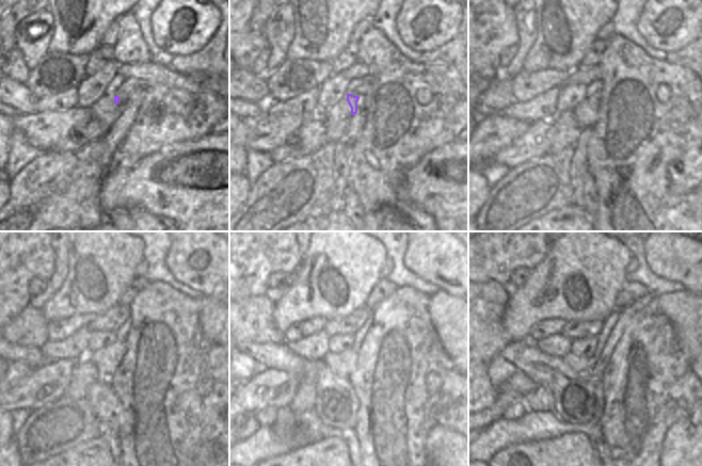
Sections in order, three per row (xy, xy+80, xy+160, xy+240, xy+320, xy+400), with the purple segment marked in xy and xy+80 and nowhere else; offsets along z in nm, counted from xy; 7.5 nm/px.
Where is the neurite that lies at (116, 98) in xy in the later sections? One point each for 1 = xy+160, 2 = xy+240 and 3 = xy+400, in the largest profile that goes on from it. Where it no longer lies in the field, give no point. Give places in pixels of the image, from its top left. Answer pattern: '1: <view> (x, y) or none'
1: xy+160 (586, 113)
2: xy+240 (107, 359)
3: xy+400 (578, 364)

